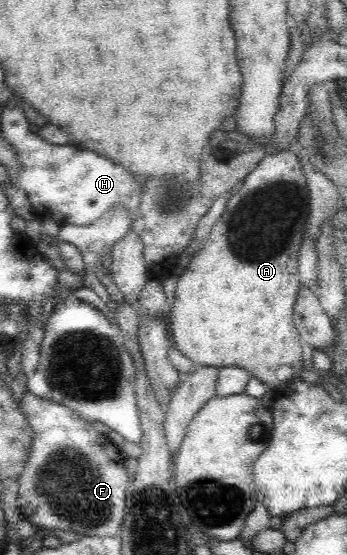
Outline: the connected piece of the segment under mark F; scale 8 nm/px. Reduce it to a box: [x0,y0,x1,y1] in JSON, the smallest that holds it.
[17,390,131,536]

